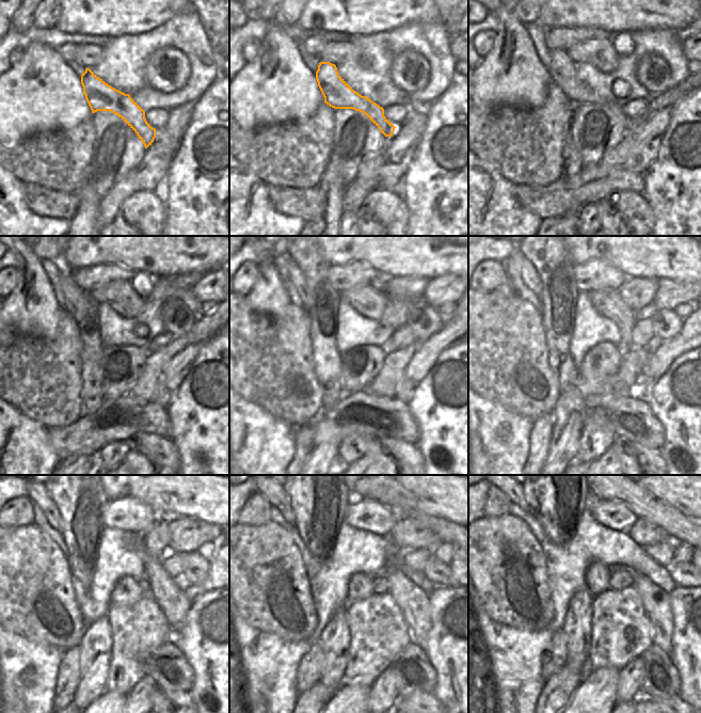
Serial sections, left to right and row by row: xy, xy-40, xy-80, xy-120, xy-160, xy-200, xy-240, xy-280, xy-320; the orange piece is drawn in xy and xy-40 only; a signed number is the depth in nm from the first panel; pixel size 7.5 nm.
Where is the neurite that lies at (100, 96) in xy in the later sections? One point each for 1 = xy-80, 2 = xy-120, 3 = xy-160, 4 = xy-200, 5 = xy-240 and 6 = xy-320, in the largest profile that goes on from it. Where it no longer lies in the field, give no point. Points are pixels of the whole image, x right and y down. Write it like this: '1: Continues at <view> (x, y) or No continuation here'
1: Continues at xy-80 (562, 70)
2: Continues at xy-120 (76, 301)
3: Continues at xy-160 (296, 276)
4: Continues at xy-200 (528, 272)
5: Continues at xy-240 (40, 496)
6: Continues at xy-320 (515, 496).

